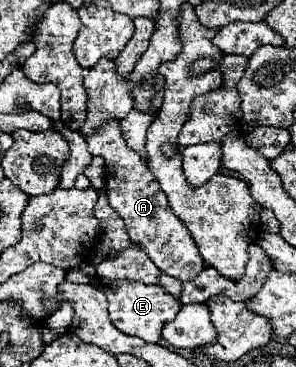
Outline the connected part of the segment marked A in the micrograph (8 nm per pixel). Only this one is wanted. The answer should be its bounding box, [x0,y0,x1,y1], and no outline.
[87,119,203,281]

